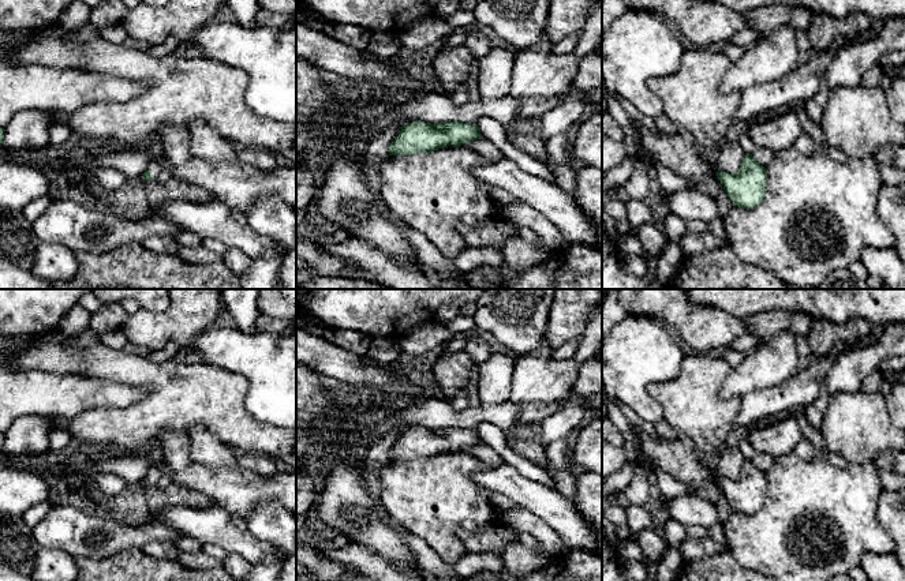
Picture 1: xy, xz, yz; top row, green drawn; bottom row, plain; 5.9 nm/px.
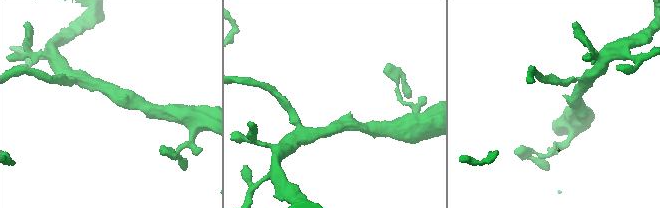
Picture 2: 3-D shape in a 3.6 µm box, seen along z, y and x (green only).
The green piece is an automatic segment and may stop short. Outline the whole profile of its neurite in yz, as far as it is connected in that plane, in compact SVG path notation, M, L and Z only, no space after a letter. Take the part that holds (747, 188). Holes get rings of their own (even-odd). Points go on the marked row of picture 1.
M752 154L744 155L737 173L715 173L734 206L751 210L764 200L767 172Z

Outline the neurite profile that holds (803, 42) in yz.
M803 30L796 31L796 40L797 40L797 48L803 59L808 57L814 50L808 40L807 31Z

